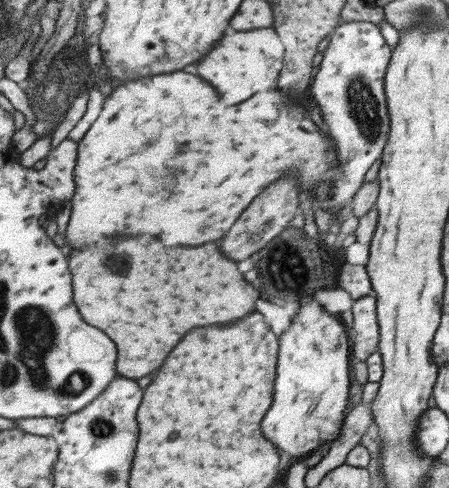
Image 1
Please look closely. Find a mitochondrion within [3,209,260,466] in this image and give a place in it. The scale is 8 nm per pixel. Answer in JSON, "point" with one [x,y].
{"point":[101,427]}

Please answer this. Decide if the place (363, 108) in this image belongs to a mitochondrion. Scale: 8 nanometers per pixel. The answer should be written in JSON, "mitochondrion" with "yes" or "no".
{"mitochondrion":"yes"}

